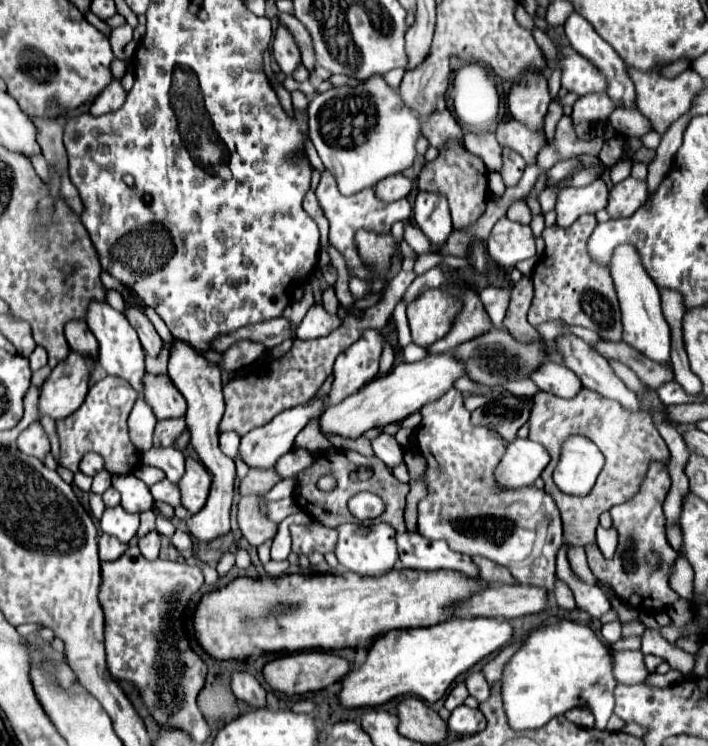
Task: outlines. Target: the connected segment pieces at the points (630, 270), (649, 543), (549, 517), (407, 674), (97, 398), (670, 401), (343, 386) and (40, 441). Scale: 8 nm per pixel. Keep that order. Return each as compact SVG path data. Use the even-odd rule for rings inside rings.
M618 247L614 251L614 271L612 279L616 285L616 293L620 299L622 309L622 325L624 325L624 343L652 359L660 365L670 365L670 347L672 347L672 333L670 325L664 319L662 303L660 303L660 291L656 283L646 275L642 263L638 263L638 255L634 255L634 247Z
M652 461L648 465L640 491L626 503L610 509L614 529L618 531L618 549L614 553L614 559L606 561L596 543L588 545L585 549L590 569L598 579L606 579L606 583L610 583L614 591L618 591L618 597L624 599L626 603L634 605L636 609L646 609L650 613L662 611L664 607L672 605L678 599L678 595L668 587L670 563L674 563L674 559L678 557L678 553L668 545L664 529L666 517L662 513L662 503L668 489L670 489L670 475L666 467L662 467L662 463L658 461ZM593 547L595 547L595 557L593 557ZM650 551L660 555L660 565L656 571L652 571L646 559Z
M458 389L448 391L442 399L434 403L428 403L426 407L420 409L420 413L422 423L418 427L416 439L418 439L418 451L426 461L424 483L428 495L420 499L418 505L418 533L428 539L444 539L458 553L470 557L474 555L488 557L494 563L504 565L518 583L546 587L552 593L556 579L554 559L556 551L564 543L562 519L552 495L546 493L544 489L536 489L534 485L508 489L496 481L494 469L500 463L502 455L506 453L504 439L488 427L472 425L470 411L464 407L464 397Z
M470 617L470 619L450 619L440 625L424 627L424 629L402 629L390 631L386 637L376 639L368 651L366 663L358 671L350 671L346 679L342 679L340 701L344 707L374 707L390 701L400 695L416 695L428 703L436 703L444 697L444 691L452 685L452 681L472 669L478 661L492 655L500 647L512 641L514 627L506 619L490 619L490 617Z
M104 377L104 379L96 381L90 387L82 407L78 411L74 411L70 417L66 417L64 421L56 421L56 435L60 441L60 465L70 469L72 473L78 473L80 459L86 453L94 451L106 459L106 465L110 467L112 473L134 471L134 467L138 465L138 449L132 445L132 441L128 437L128 425L126 425L126 419L128 419L128 413L130 413L134 401L136 401L134 389L126 387L126 383L122 383L122 379ZM120 389L126 389L126 399L122 401L122 405L116 405L110 399L110 395Z
M668 381L668 383L660 385L656 389L656 395L660 397L660 401L664 405L680 405L680 403L688 403L690 401L690 395L686 395L686 391L682 391L676 381Z
M390 319L384 329L366 329L352 347L338 355L334 363L334 385L330 391L330 403L340 403L344 397L360 391L378 375L378 363L384 343L394 329L394 319Z
M40 421L30 423L30 425L18 435L16 445L18 445L18 449L22 449L26 455L38 457L40 461L44 461L44 459L50 455L50 439L48 439L44 427L40 425Z

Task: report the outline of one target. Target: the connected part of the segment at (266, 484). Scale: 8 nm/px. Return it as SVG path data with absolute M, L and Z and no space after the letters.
M272 467L272 469L250 469L248 475L240 481L240 495L246 497L246 495L252 495L252 493L258 493L258 491L270 491L282 477L278 475L278 471Z

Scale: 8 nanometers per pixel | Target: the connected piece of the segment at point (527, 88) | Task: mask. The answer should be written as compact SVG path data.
M528 79L512 87L508 97L508 109L512 119L526 125L530 131L544 131L544 117L548 113L552 97L546 87L546 79Z

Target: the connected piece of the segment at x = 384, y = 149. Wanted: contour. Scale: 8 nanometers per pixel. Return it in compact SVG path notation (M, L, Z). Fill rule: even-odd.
M372 75L358 85L332 87L312 97L308 105L308 135L326 165L338 179L342 195L374 187L388 175L396 175L414 165L416 141L422 137L422 119L402 101L398 89L390 87L382 75Z

